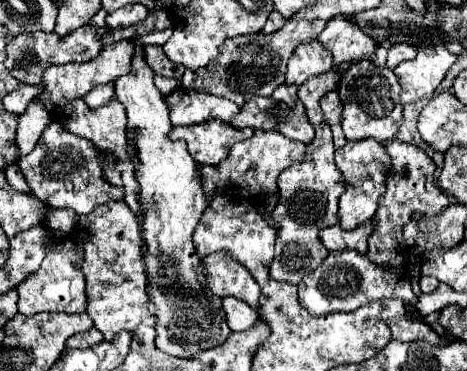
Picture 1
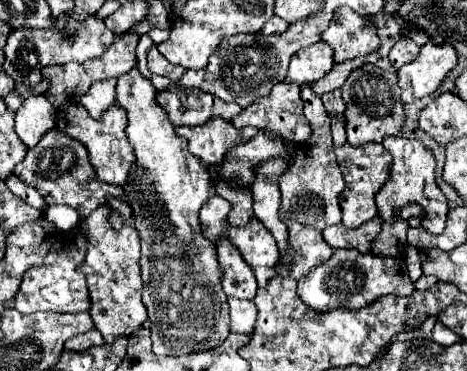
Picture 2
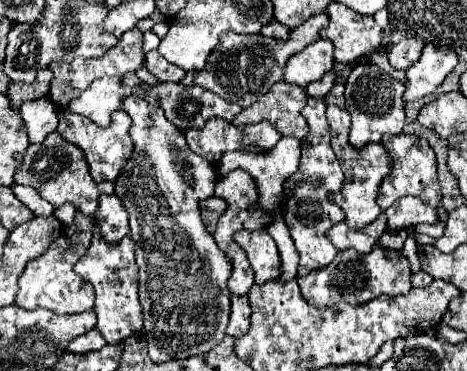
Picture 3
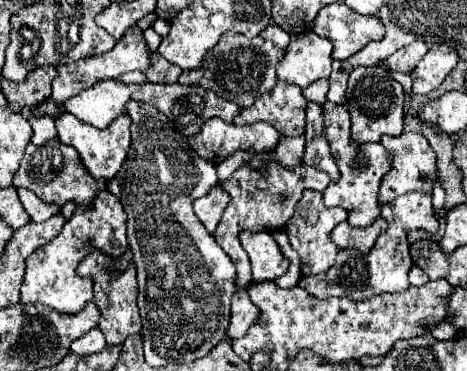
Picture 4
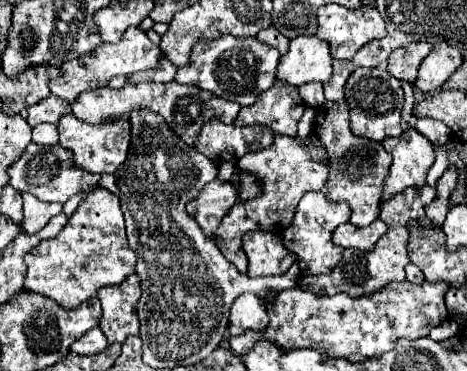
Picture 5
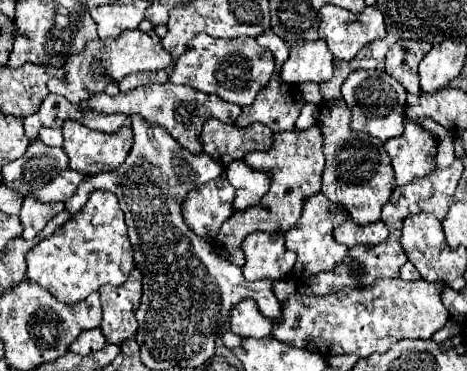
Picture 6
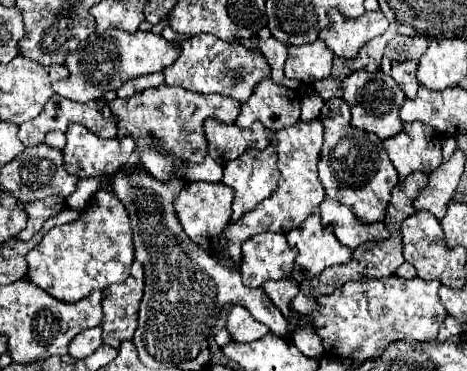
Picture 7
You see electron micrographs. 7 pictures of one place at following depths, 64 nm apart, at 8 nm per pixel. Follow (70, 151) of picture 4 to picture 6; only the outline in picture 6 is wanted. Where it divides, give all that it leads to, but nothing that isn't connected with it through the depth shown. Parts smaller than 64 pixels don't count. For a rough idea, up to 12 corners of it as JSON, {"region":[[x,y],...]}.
{"region":[[30,142],[2,168],[2,184],[42,202],[66,202],[86,176],[62,148]]}

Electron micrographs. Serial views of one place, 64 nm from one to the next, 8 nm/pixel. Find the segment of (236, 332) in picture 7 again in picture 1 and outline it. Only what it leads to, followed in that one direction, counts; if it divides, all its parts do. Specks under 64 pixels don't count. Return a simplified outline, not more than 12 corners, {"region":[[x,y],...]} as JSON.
{"region":[[233,296],[224,297],[230,330],[248,330],[258,312]]}

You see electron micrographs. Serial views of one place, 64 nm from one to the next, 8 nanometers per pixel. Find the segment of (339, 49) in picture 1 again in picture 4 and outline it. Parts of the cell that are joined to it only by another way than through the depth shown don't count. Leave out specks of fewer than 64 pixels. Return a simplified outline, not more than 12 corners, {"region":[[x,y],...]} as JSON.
{"region":[[338,2],[318,12],[312,30],[332,40],[334,60],[348,60],[384,38],[376,14]]}

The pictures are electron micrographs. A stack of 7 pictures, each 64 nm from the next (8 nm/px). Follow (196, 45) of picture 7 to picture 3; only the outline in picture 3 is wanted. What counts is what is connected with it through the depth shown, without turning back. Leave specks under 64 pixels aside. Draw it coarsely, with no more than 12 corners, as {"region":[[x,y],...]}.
{"region":[[318,14],[290,40],[226,32],[200,72],[202,86],[252,106],[282,80],[288,58],[316,40]]}

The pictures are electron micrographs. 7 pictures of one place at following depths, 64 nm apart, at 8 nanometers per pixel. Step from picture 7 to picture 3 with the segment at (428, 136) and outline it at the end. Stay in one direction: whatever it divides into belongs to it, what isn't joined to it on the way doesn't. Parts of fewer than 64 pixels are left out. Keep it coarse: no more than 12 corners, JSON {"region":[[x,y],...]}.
{"region":[[414,134],[384,136],[396,164],[378,188],[386,210],[412,194],[442,200],[436,156]]}

